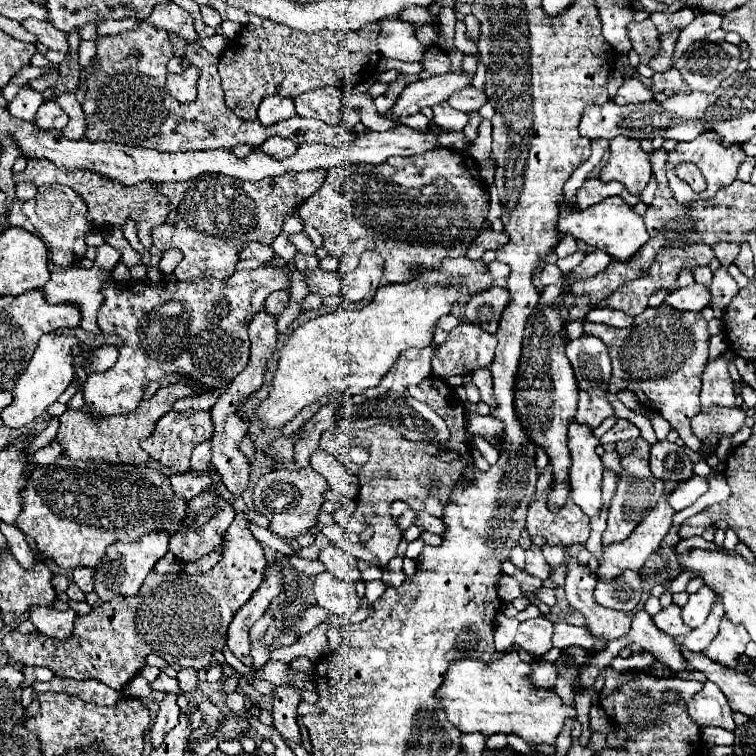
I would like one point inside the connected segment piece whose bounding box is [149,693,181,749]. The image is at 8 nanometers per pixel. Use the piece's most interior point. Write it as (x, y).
(168, 716)

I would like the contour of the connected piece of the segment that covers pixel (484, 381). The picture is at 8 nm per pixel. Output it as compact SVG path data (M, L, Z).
M477 369L477 371L473 371L473 383L479 387L481 401L485 401L493 409L495 397L493 397L493 379L491 379L489 369Z

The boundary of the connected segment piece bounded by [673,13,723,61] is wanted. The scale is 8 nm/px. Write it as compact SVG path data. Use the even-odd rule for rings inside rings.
M703 13L699 17L695 17L685 29L681 29L679 41L677 41L677 49L675 49L675 57L673 61L677 61L681 55L685 55L687 49L691 49L691 45L695 41L703 41L707 33L715 31L721 27L721 19L717 13Z

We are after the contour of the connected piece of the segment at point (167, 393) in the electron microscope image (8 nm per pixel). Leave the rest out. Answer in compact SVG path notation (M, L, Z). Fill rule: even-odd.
M173 383L167 387L157 389L151 399L145 399L133 413L123 417L101 417L93 421L85 411L65 411L61 415L61 425L57 431L55 441L63 447L63 455L69 459L79 461L93 461L93 463L107 463L107 465L141 465L149 459L149 455L141 449L141 441L153 433L153 425L163 417L177 399L193 395L197 389L181 383Z

